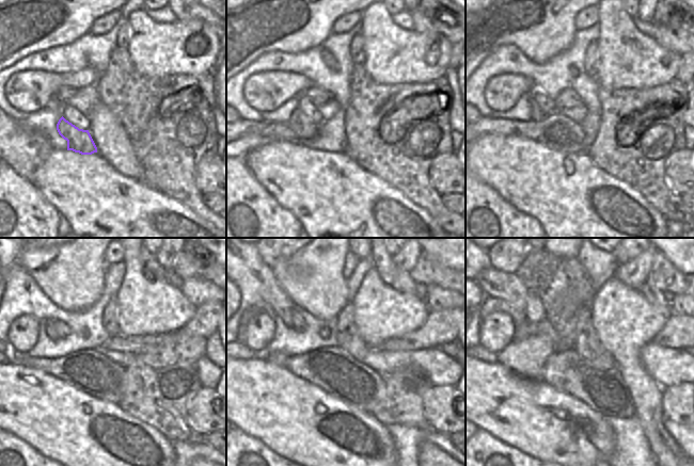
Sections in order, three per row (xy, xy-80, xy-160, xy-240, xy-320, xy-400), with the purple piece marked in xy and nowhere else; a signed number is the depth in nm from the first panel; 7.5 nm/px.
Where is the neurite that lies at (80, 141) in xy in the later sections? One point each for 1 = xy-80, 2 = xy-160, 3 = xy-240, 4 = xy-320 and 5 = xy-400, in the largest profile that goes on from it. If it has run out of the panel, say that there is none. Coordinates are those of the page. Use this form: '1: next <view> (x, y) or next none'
1: next xy-80 (299, 123)
2: next xy-160 (536, 114)
3: next xy-240 (50, 328)
4: next xy-320 (279, 301)
5: next xy-400 (494, 283)

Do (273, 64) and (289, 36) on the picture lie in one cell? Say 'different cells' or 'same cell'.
different cells

